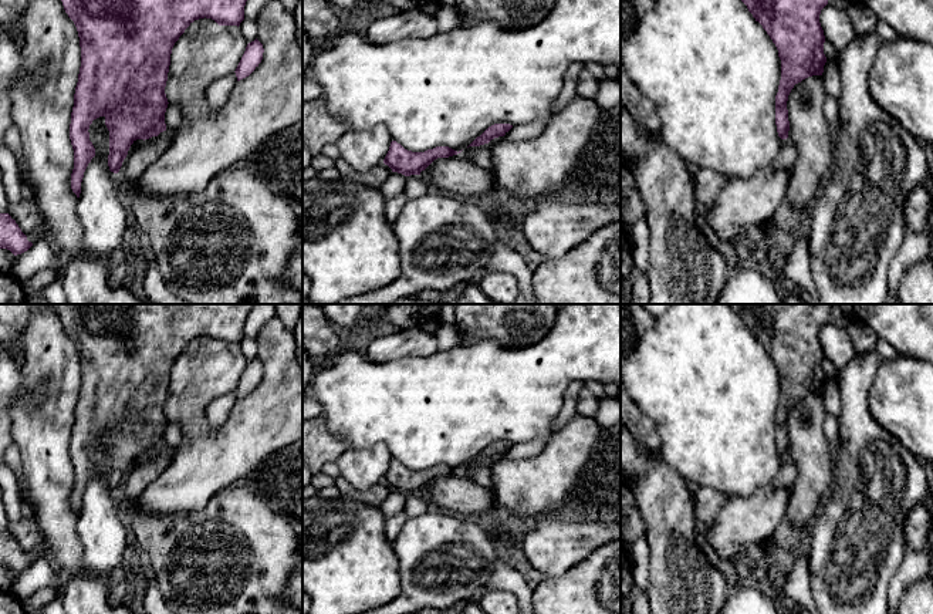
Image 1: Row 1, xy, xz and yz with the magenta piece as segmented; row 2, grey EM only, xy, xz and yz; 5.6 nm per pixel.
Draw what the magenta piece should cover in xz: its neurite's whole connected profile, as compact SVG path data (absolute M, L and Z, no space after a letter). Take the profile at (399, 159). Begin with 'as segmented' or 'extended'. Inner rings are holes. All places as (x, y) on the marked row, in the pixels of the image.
as segmented; M396 141L391 142L389 151L383 159L392 172L402 173L405 176L420 175L435 159L449 158L460 154L449 146L436 146L425 152L412 152L405 149Z

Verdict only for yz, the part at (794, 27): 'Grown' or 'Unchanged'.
Unchanged

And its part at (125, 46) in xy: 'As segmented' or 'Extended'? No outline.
As segmented

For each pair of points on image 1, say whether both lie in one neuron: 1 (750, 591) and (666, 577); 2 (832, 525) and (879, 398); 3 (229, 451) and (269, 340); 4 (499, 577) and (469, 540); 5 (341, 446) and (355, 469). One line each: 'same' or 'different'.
1: different
2: different
3: same
4: different
5: different

